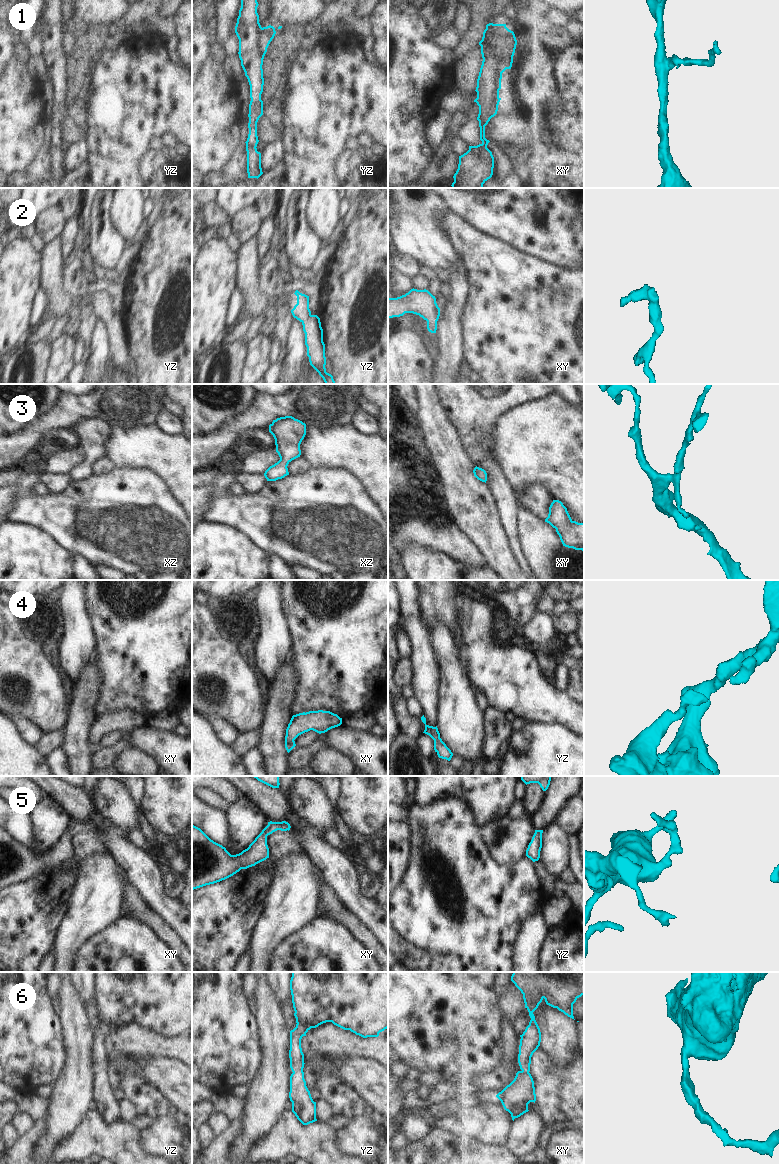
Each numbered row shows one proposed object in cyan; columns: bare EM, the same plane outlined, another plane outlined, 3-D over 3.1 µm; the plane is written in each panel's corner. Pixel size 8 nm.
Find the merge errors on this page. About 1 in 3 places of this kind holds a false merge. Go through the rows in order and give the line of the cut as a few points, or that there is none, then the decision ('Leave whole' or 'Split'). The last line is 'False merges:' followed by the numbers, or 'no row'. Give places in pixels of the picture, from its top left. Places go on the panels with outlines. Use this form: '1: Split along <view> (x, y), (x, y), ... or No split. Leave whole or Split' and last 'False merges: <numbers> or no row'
1: Split along yz (261, 27), (259, 43), (266, 49). Split
2: No split. Leave whole
3: No split. Leave whole
4: No split. Leave whole
5: No split. Leave whole
6: No split. Leave whole
False merges: 1.

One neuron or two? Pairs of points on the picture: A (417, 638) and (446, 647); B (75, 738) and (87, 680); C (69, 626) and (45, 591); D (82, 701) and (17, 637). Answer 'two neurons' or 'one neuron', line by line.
A: two neurons
B: one neuron
C: two neurons
D: two neurons

